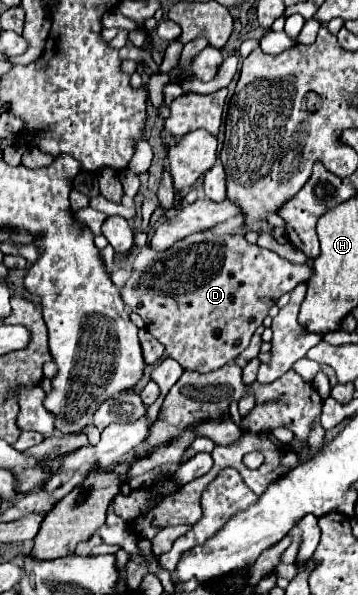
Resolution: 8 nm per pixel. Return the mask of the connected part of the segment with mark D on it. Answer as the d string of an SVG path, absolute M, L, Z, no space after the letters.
M206 230L156 254L142 274L132 272L122 288L122 300L130 312L142 316L148 332L164 344L170 358L186 370L212 372L234 362L278 298L312 274L310 264L294 264L272 250L250 244L240 234L218 236Z

